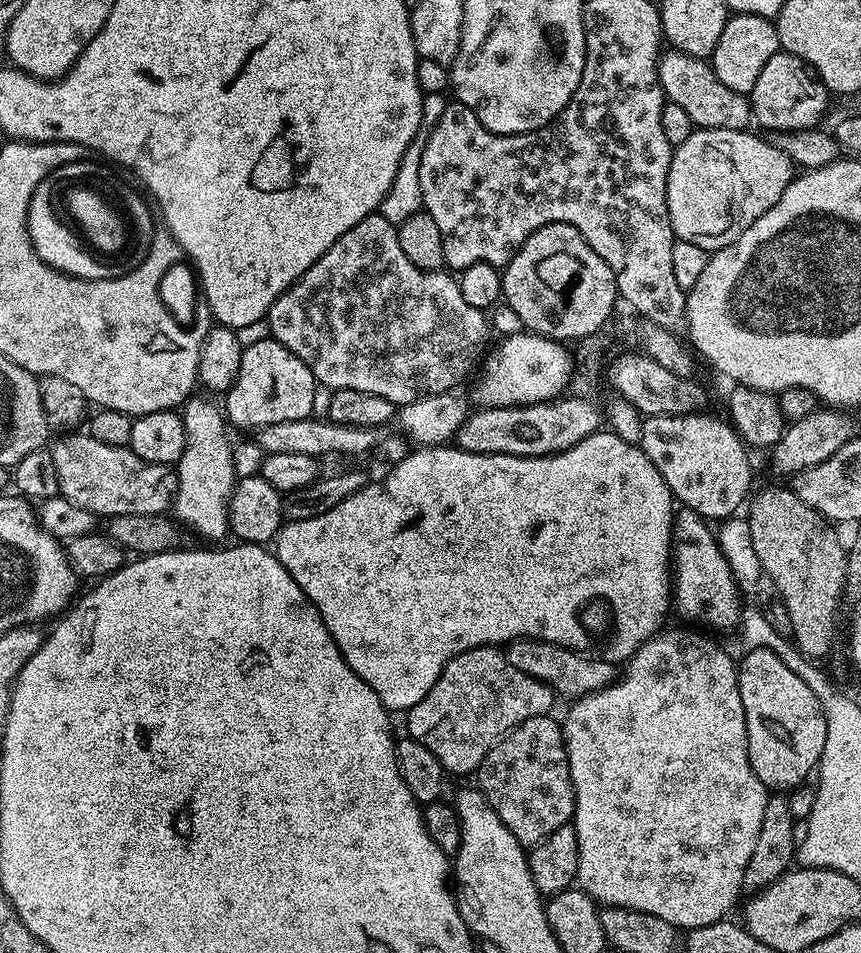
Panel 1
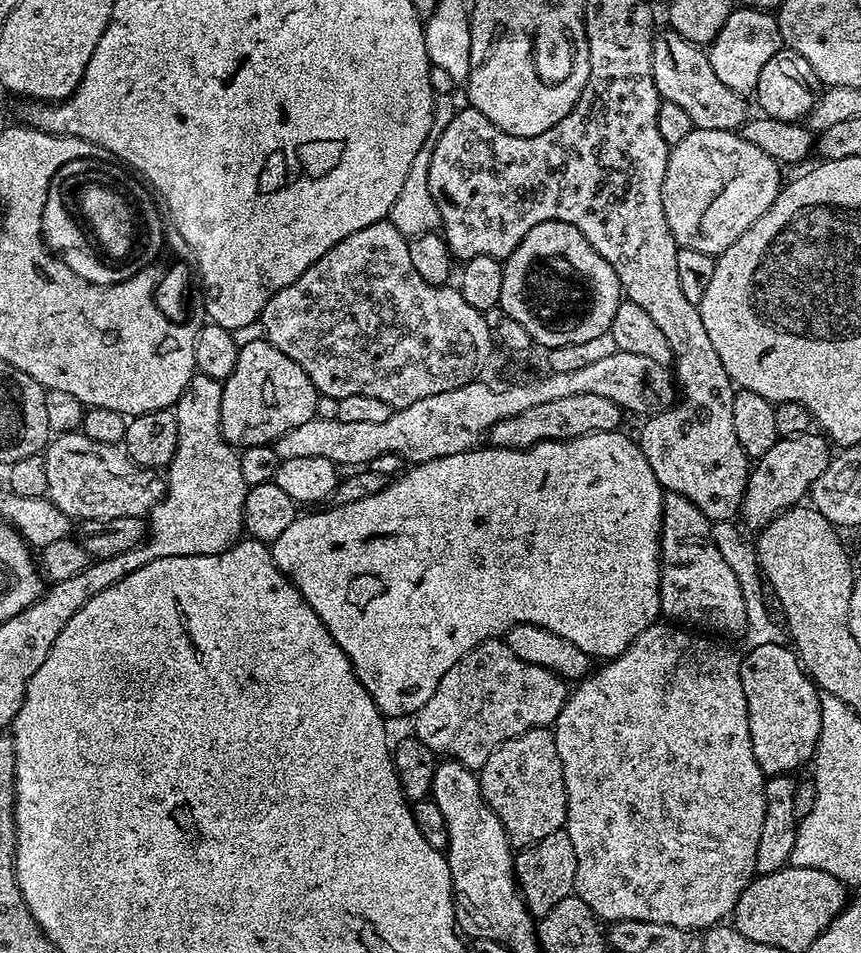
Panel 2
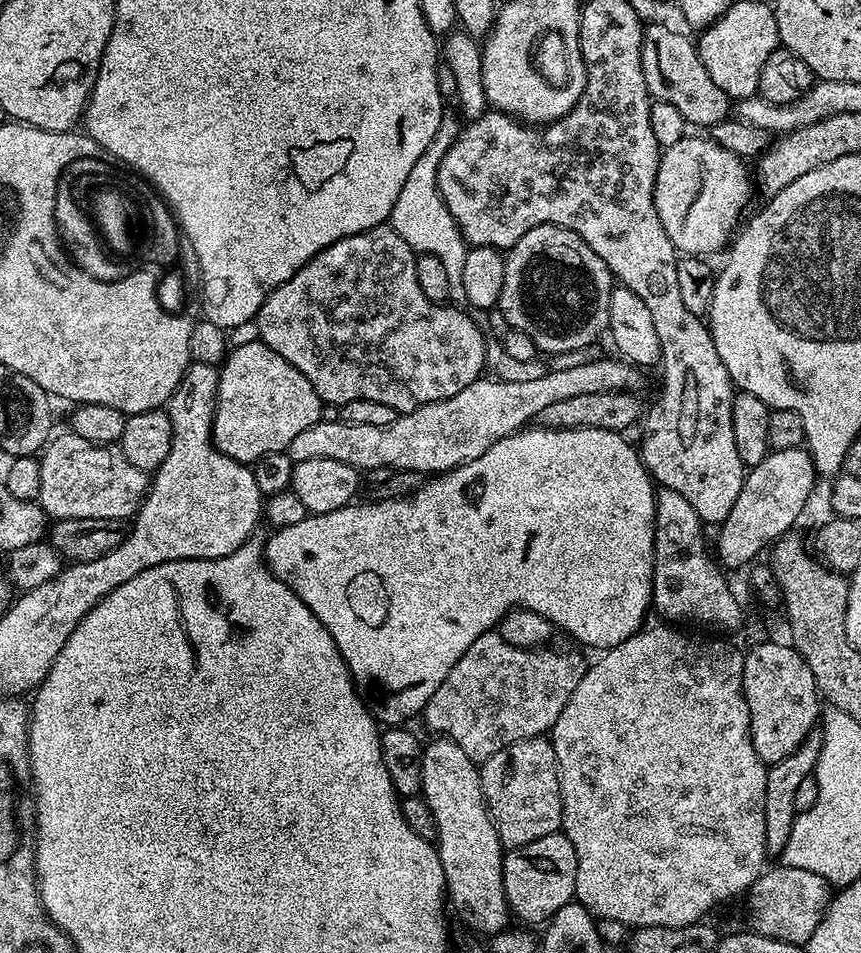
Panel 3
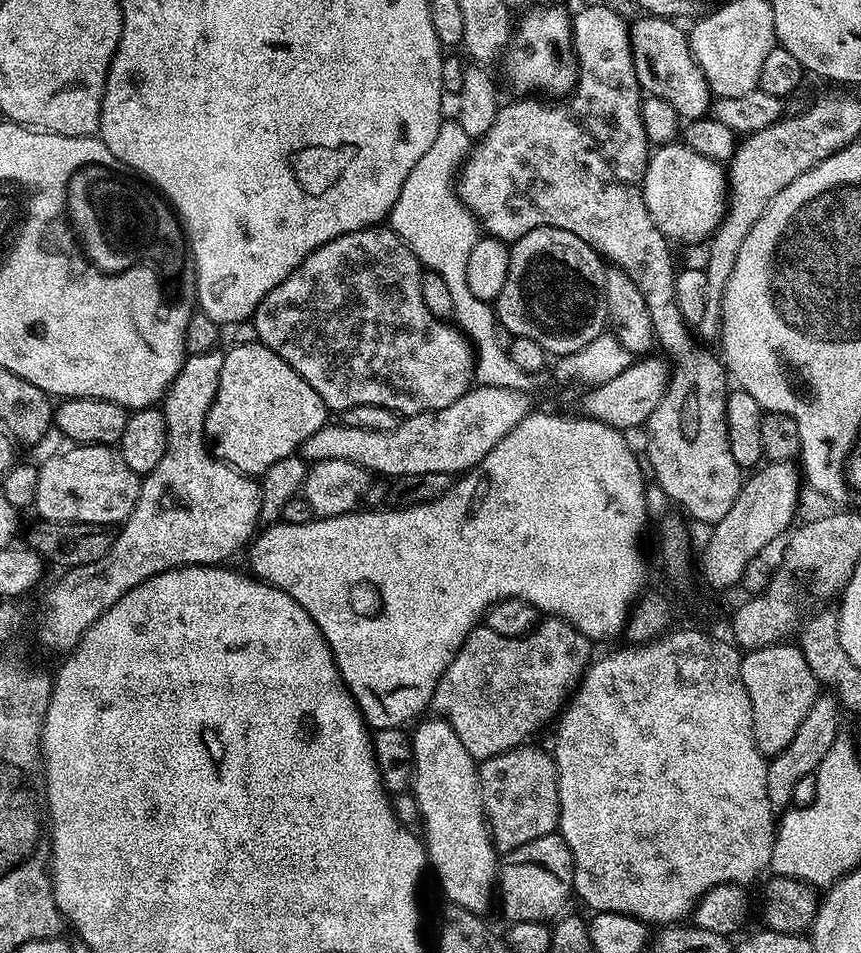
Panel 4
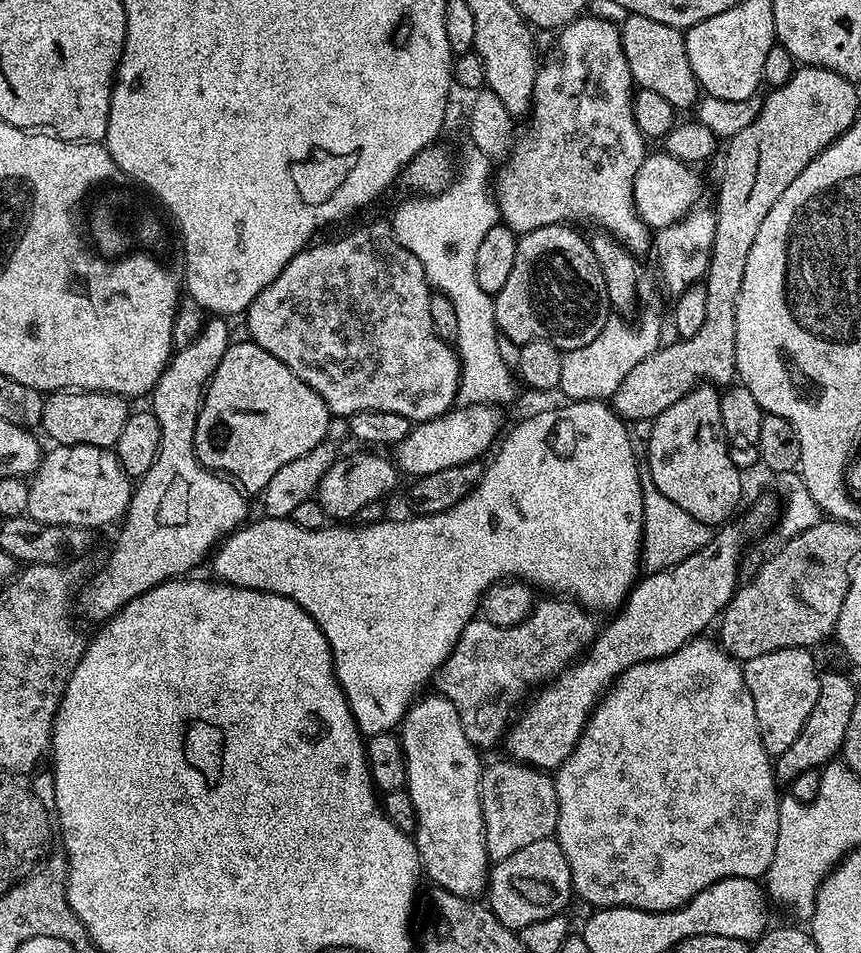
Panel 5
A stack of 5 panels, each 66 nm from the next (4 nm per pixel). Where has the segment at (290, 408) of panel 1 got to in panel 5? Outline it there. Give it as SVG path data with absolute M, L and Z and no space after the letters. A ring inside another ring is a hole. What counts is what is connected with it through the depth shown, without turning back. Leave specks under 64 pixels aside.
M251 342L246 344L229 343L218 370L214 370L204 390L204 402L196 419L194 446L196 457L205 468L213 472L227 474L245 493L263 493L266 482L294 458L302 458L314 446L326 439L330 427L330 413L326 402L310 387L286 362L278 362L274 354L266 354L262 346Z

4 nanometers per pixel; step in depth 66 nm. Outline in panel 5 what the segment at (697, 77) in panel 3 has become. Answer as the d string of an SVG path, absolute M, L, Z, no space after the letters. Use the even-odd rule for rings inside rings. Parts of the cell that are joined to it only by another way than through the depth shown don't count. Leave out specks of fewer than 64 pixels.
M631 14L625 15L619 29L620 45L630 66L633 81L640 88L654 90L654 94L666 98L666 102L670 102L677 110L691 109L697 103L701 90L686 58L684 32L679 28L662 26L662 22L654 22L651 18Z

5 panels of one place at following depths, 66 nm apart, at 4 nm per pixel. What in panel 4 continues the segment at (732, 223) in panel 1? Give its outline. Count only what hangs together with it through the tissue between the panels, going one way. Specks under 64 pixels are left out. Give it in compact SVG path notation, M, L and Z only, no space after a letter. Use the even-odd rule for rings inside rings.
M683 142L661 144L649 155L644 171L644 201L654 226L669 241L685 240L688 244L707 241L722 222L728 206L728 178L721 161L702 158Z

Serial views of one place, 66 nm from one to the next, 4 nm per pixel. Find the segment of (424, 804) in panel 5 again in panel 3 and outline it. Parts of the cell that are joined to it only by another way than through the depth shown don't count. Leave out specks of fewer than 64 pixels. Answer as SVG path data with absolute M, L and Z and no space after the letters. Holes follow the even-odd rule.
M432 738L423 745L421 758L421 789L424 801L434 810L434 822L438 822L438 845L444 886L447 899L456 907L456 912L476 932L491 934L503 932L510 924L510 909L504 899L504 854L505 847L500 843L492 817L488 815L488 803L484 800L480 785L480 769L477 761L466 758L466 750L453 740Z

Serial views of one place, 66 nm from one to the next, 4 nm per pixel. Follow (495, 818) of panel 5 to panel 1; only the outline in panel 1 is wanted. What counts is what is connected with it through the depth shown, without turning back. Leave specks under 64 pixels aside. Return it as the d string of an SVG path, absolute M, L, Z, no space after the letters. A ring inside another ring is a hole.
M551 715L539 716L519 724L484 755L484 761L478 769L480 793L490 802L498 818L502 818L506 830L510 830L510 834L514 834L514 838L518 838L518 842L525 846L543 842L550 834L554 834L554 830L569 823L576 810L568 755L564 745L564 730L559 719L552 719Z

